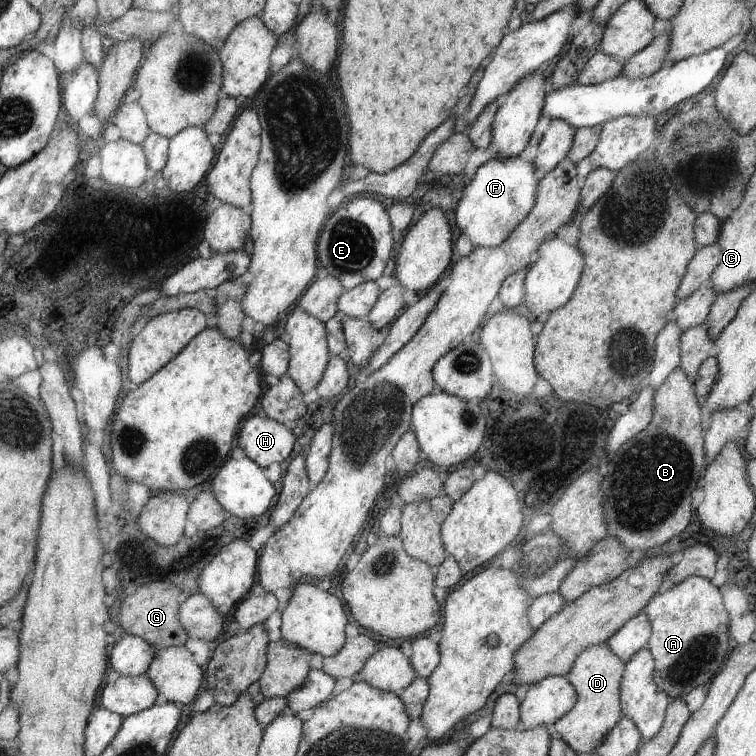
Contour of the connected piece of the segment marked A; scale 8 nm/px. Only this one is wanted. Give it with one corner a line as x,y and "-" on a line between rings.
688,577
656,594
644,608
651,621
652,634
647,648
655,662
653,679
672,699
691,693
696,684
708,684
725,664
731,637
720,591
710,579

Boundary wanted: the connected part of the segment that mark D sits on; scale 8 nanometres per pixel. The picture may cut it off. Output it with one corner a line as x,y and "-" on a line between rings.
594,645
579,654
566,678
575,686
578,698
575,708
552,726
555,736
562,739
577,754
592,754
603,744
608,732
623,716
621,682
626,664
608,645

